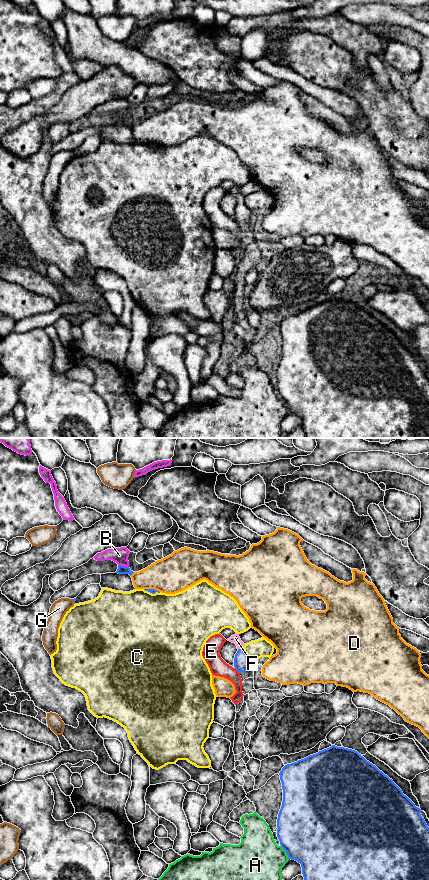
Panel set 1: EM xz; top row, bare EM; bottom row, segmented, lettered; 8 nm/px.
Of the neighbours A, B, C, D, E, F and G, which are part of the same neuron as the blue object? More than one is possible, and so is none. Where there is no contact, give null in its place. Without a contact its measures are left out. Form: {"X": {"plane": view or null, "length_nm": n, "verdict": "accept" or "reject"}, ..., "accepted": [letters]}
{"A": {"plane": "xz", "length_nm": 130, "verdict": "reject"}, "B": {"plane": "xz", "length_nm": 90, "verdict": "reject"}, "C": {"plane": "xz", "length_nm": 110, "verdict": "reject"}, "D": {"plane": "xz", "length_nm": 130, "verdict": "reject"}, "E": {"plane": "xz", "length_nm": 60, "verdict": "reject"}, "F": {"plane": "xz", "length_nm": 40, "verdict": "accept"}, "G": {"plane": "xz", "length_nm": 40, "verdict": "reject"}, "accepted": ["F"]}

